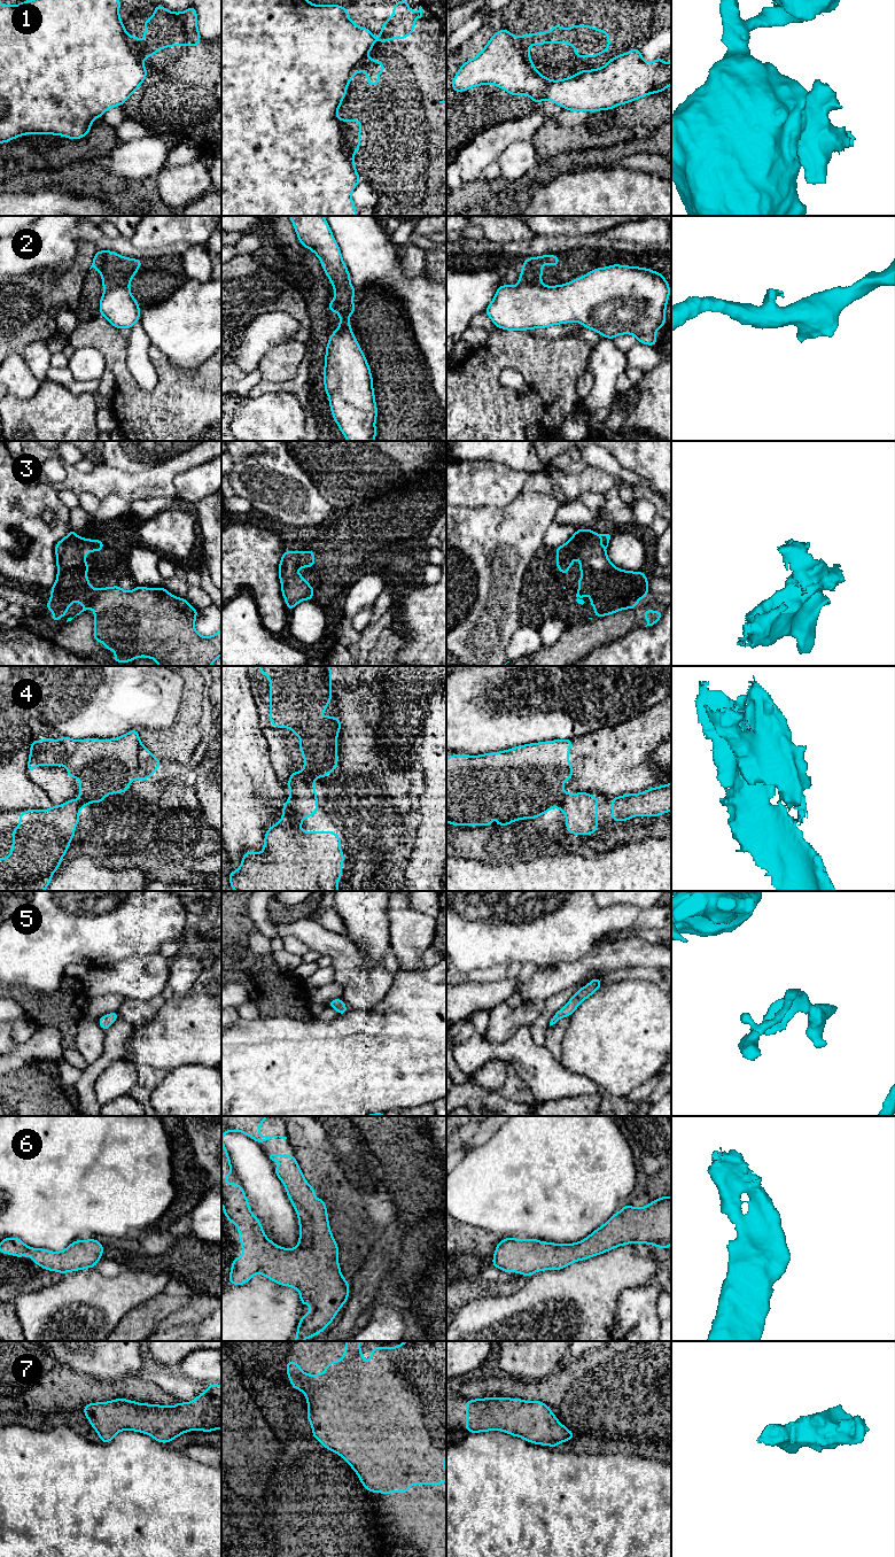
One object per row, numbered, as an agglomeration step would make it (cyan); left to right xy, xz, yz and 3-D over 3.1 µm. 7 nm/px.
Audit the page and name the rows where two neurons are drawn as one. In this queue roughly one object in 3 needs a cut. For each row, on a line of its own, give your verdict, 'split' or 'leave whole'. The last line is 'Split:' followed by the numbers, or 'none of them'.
1: split
2: split
3: leave whole
4: split
5: leave whole
6: leave whole
7: leave whole
Split: 1, 2, 4

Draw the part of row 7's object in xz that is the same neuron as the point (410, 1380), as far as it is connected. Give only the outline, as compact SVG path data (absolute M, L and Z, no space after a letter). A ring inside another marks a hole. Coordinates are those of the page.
M345 1341L341 1361L328 1362L321 1374L306 1374L295 1361L287 1361L290 1385L302 1391L308 1400L308 1416L312 1434L325 1448L342 1456L355 1470L365 1489L372 1493L408 1493L412 1485L443 1485L446 1481L444 1458L446 1457L446 1341L406 1341L399 1347L373 1347L371 1364L361 1355L359 1341Z

